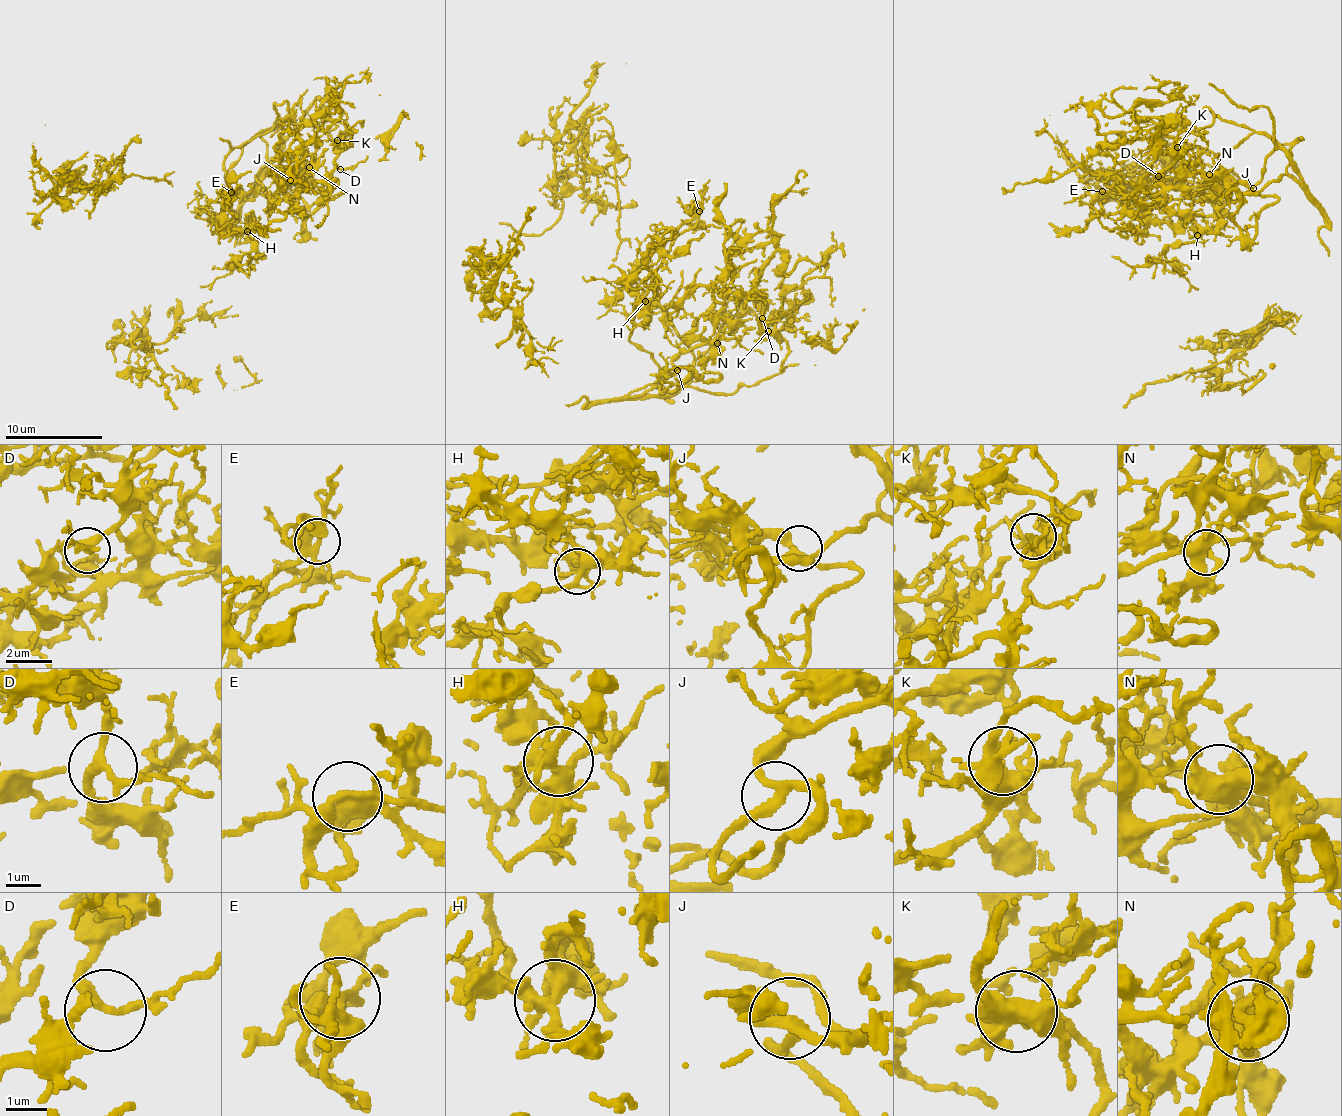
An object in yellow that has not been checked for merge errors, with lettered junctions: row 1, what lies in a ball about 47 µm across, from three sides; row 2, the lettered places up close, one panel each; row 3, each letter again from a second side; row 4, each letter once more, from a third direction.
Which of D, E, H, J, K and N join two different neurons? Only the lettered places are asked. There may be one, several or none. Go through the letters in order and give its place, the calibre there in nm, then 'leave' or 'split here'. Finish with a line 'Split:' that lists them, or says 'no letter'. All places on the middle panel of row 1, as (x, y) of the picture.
D: at (762, 318); 240 nm thick; leave
E: at (699, 211); 360 nm thick; leave
H: at (645, 301); 360 nm thick; leave
J: at (677, 370); 260 nm thick; leave
K: at (768, 331); 360 nm thick; leave
N: at (717, 343); 480 nm thick; leave
Split: no letter

